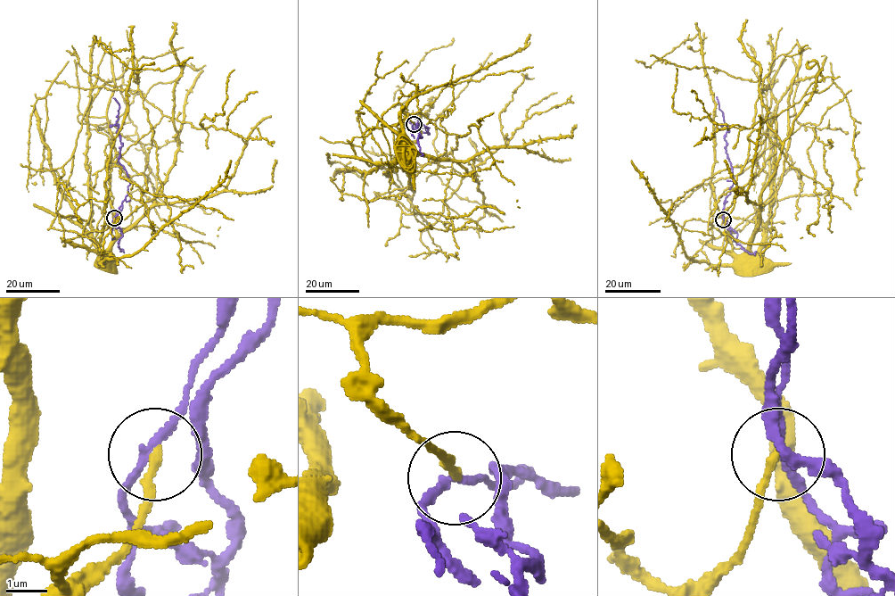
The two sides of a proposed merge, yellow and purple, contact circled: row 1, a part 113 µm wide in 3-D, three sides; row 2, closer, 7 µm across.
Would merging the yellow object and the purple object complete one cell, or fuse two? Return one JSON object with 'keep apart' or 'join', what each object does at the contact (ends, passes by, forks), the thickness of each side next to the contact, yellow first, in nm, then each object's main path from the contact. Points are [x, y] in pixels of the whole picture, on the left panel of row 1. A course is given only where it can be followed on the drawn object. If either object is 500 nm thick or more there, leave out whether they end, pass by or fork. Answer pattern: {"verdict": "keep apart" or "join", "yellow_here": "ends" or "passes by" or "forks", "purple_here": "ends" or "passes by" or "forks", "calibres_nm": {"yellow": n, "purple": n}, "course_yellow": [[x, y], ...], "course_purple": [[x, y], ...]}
{"verdict": "keep apart", "yellow_here": "ends", "purple_here": "passes by", "calibres_nm": {"yellow": 200, "purple": 170}, "course_yellow": [[114, 218], [104, 230], [87, 231], [82, 235], [85, 244], [104, 257]], "course_purple": [[114, 217], [122, 209], [130, 181], [125, 169], [119, 161], [122, 143], [116, 120], [119, 103], [113, 98]]}

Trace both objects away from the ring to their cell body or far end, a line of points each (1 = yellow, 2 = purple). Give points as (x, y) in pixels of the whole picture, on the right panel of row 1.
1: (723, 219), (718, 229), (724, 234), (722, 246), (736, 260)
2: (723, 219), (724, 202), (734, 180), (726, 153), (724, 135), (727, 128), (716, 96)

